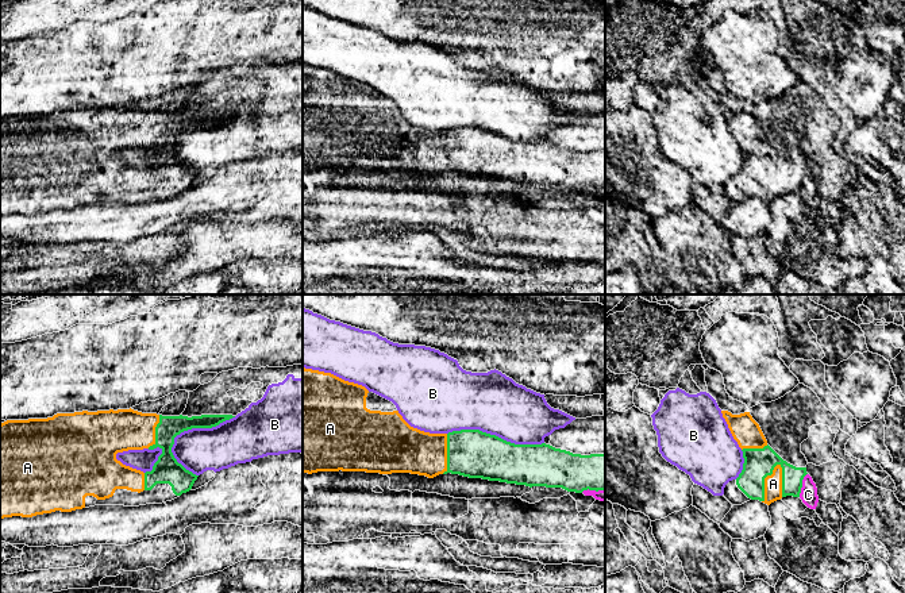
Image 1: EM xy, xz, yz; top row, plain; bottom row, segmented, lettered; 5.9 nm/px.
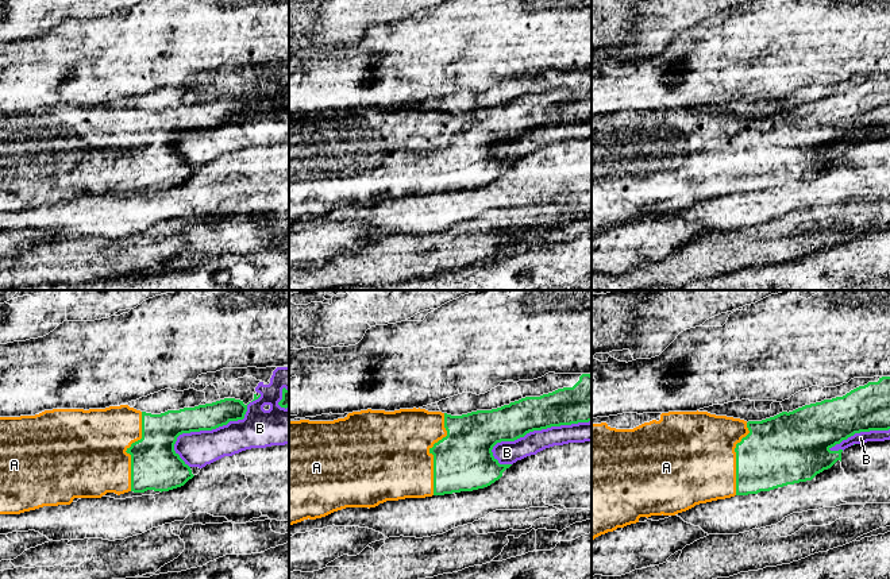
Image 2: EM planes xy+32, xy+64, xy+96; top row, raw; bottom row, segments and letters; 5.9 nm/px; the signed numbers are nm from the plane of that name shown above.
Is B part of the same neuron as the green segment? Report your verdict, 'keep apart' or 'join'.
keep apart

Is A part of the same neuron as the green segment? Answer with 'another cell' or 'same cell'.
same cell

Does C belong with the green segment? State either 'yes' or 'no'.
no

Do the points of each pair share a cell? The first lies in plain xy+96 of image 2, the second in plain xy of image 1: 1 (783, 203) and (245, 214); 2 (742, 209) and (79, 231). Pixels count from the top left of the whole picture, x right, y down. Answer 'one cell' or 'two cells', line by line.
1: one cell
2: one cell

